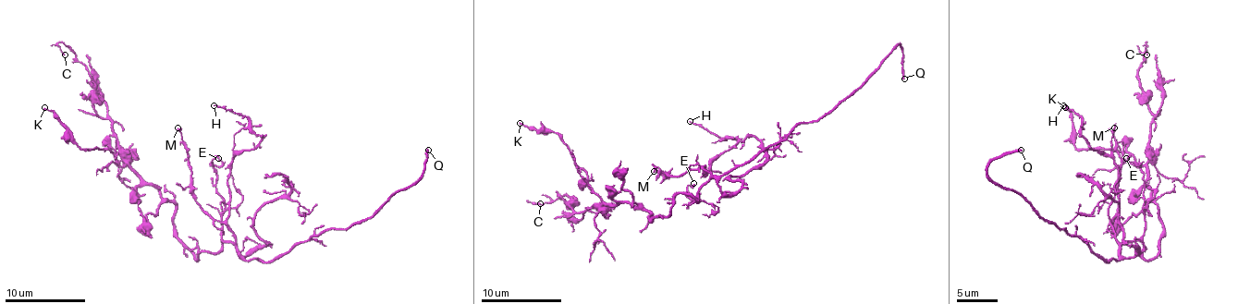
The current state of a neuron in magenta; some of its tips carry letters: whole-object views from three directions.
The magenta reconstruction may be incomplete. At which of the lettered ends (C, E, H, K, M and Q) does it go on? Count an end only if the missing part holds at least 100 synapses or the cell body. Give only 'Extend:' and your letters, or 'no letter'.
Extend: Q

